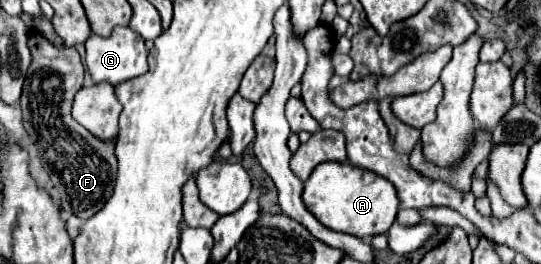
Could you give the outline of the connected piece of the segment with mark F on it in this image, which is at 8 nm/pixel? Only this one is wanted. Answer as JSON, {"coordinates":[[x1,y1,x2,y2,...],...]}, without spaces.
{"coordinates":[[38,33,30,35,30,51,30,81,24,83,20,97,24,129,36,145,38,159,54,183,54,203,60,209,72,209,72,213,80,219,88,219,98,213,104,207,104,201,112,195,112,185,116,181,114,145,92,137,92,133,84,131,70,115,74,95,84,83,84,65,78,51,74,47,56,49]]}

